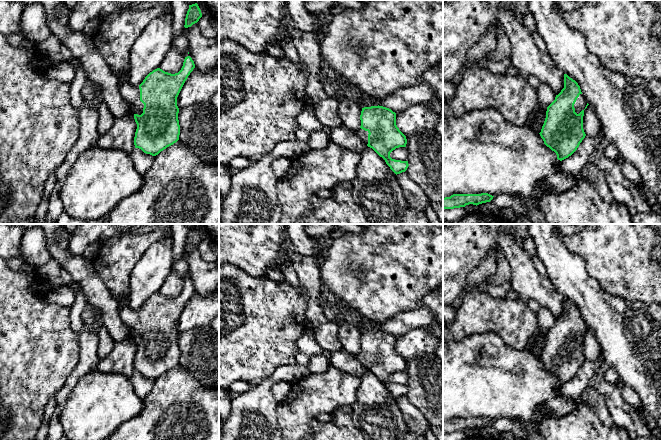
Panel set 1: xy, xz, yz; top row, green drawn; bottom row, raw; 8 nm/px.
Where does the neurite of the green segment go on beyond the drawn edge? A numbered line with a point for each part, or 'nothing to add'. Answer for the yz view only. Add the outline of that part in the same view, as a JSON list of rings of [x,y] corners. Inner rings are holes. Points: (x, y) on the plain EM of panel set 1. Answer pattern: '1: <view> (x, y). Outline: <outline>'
1: yz (580, 328). Outline: [[[580,318],[574,328],[575,336],[579,338],[582,334],[585,333],[586,329],[587,329],[586,322],[584,321],[583,318]]]

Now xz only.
1: xz (362, 358). Outline: [[[361,352],[354,355],[354,357],[365,367],[368,368],[368,355],[365,355]]]

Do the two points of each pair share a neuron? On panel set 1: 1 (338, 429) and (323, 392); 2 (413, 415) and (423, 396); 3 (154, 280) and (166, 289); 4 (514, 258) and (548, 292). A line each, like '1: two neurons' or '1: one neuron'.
1: two neurons
2: two neurons
3: two neurons
4: one neuron

